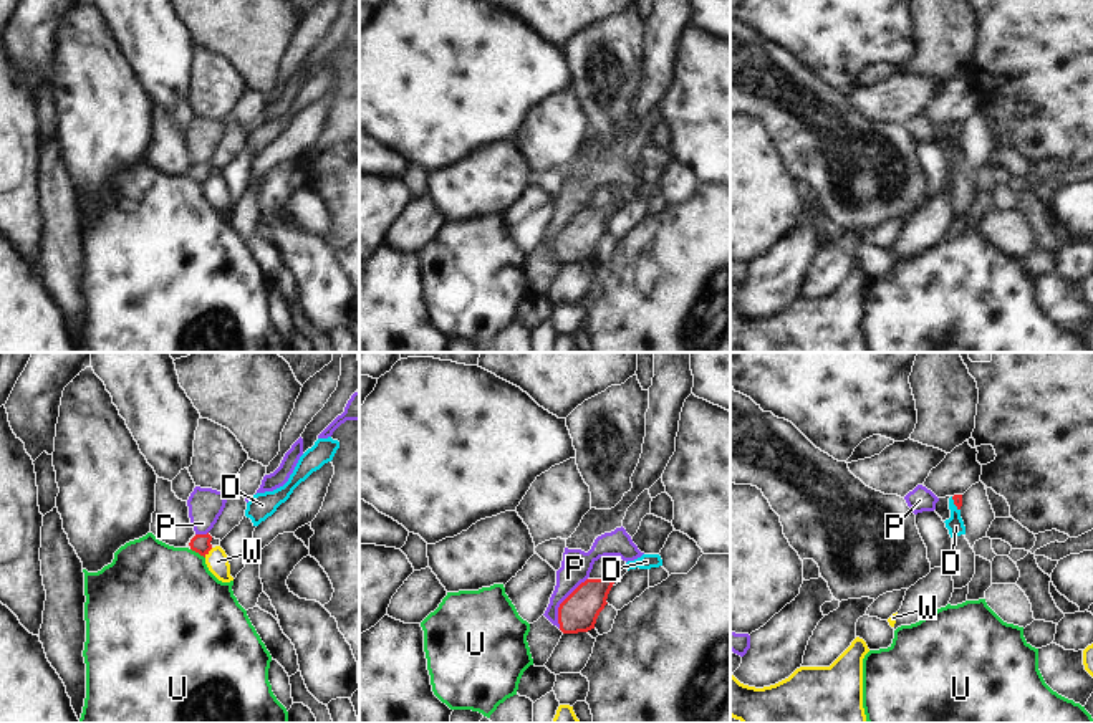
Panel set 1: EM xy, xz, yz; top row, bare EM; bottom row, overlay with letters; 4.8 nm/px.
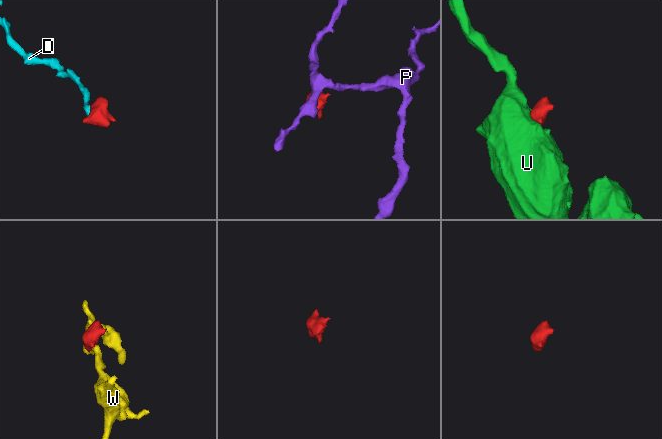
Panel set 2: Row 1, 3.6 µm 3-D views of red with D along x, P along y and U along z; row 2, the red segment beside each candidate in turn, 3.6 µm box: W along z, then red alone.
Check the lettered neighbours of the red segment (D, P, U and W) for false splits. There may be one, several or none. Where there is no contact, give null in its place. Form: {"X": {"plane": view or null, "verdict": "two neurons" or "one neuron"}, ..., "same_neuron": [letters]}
{"D": {"plane": "yz", "verdict": "one neuron"}, "P": {"plane": "xz", "verdict": "two neurons"}, "U": {"plane": "xy", "verdict": "two neurons"}, "W": {"plane": "xy", "verdict": "two neurons"}, "same_neuron": ["D"]}

